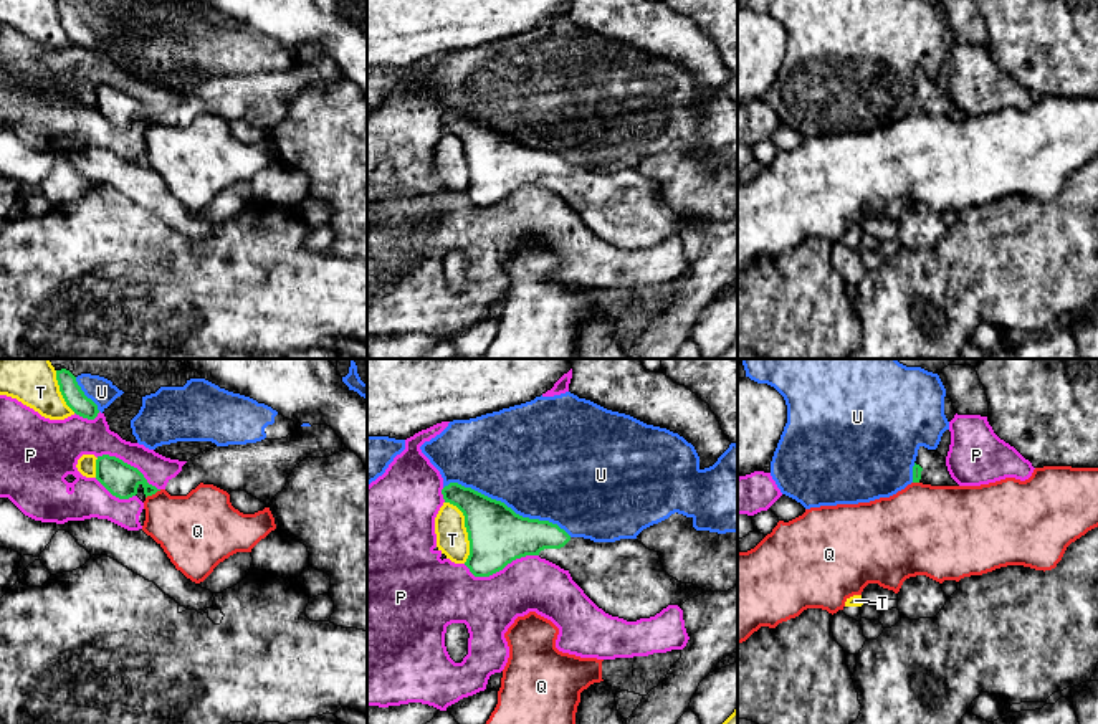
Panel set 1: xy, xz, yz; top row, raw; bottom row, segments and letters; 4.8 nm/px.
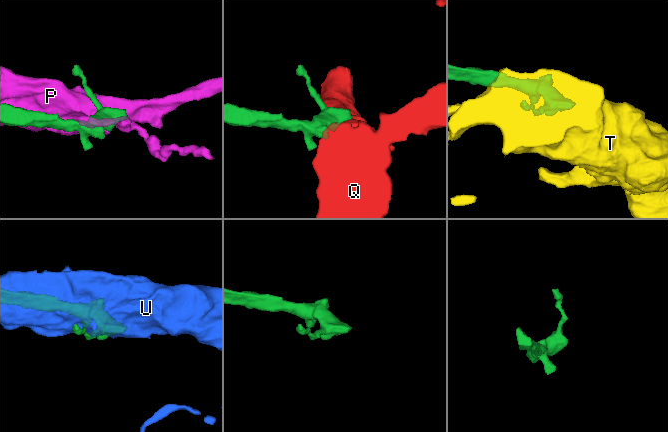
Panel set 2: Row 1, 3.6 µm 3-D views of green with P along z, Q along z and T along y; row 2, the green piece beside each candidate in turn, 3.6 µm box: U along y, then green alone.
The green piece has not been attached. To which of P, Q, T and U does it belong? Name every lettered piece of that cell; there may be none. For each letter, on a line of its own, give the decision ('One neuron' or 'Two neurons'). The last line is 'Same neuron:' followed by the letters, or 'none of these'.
P: Two neurons
Q: Two neurons
T: Two neurons
U: Two neurons
Same neuron: none of these

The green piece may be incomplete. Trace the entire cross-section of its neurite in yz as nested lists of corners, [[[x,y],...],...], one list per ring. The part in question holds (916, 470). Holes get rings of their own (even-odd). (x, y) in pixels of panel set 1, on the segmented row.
[[[919,446],[918,450],[913,466],[913,483],[931,486],[959,486],[948,471],[946,458],[924,446]]]

